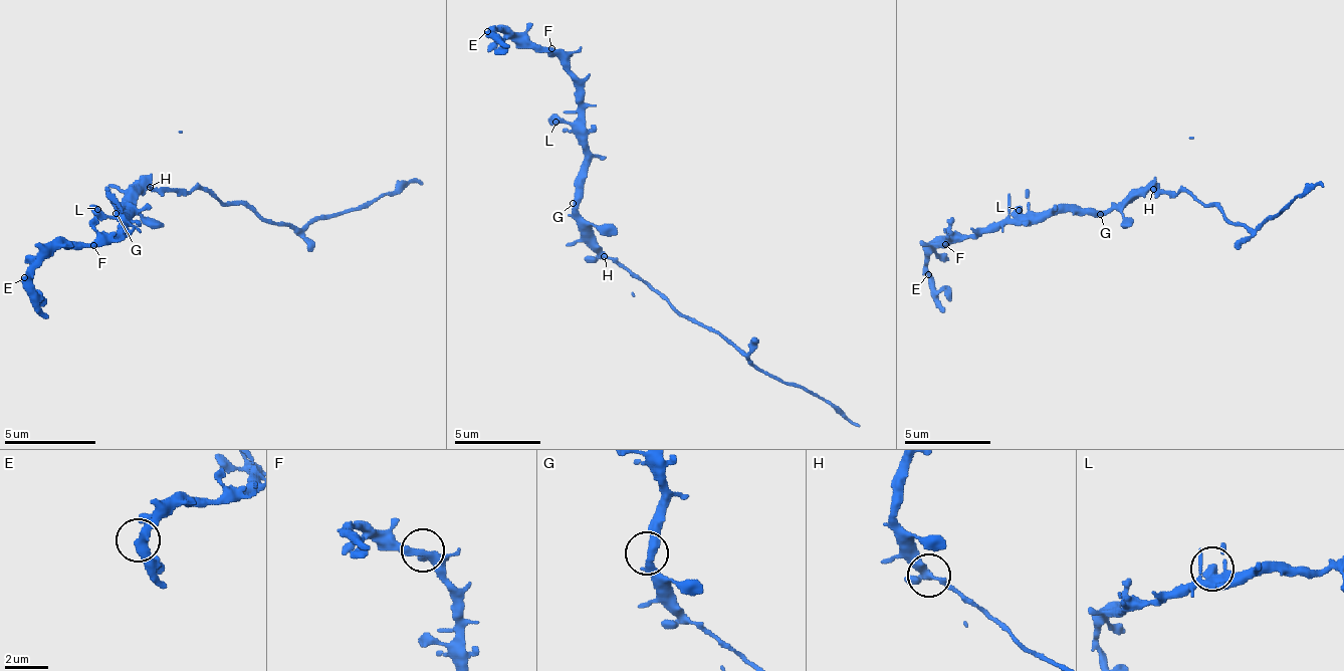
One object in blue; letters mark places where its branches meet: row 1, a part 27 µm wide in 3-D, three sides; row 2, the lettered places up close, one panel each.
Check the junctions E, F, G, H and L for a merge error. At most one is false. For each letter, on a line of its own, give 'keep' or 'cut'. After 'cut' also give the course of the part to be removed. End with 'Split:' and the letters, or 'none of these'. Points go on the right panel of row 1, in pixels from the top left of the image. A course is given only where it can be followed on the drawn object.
E: keep
F: keep
G: keep
H: cut | (1151, 188), (1190, 192), (1203, 205), (1216, 205), (1234, 222), (1259, 227), (1294, 197), (1324, 188)
L: keep
Split: H

